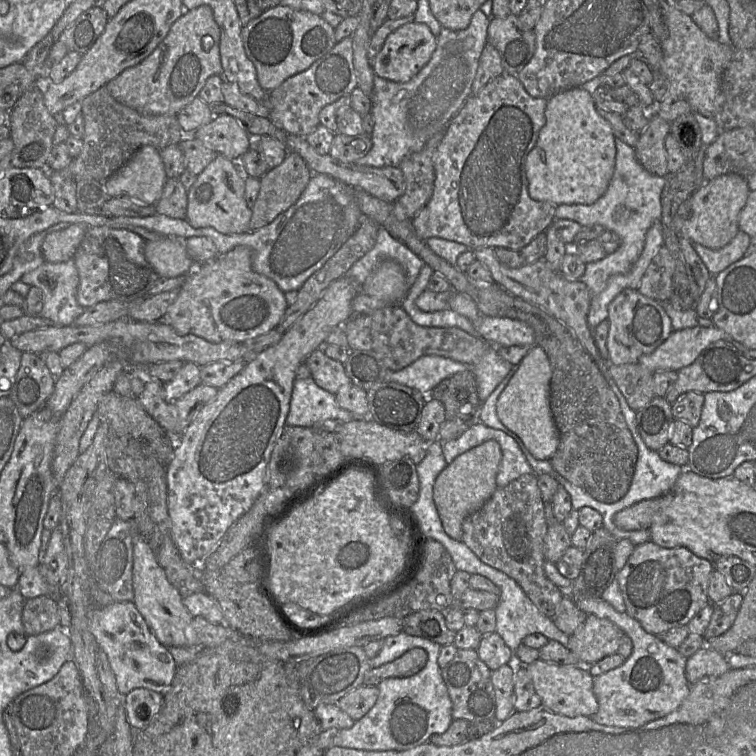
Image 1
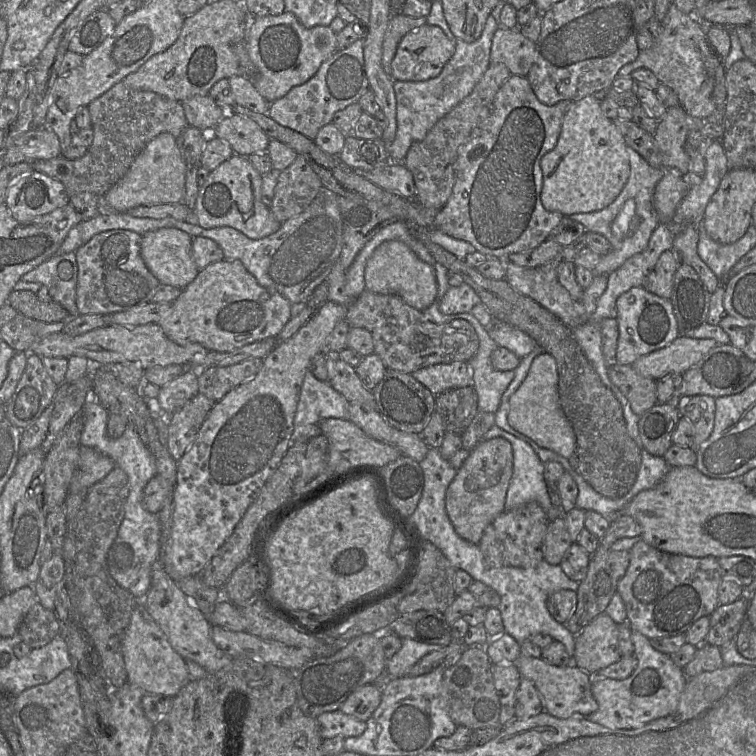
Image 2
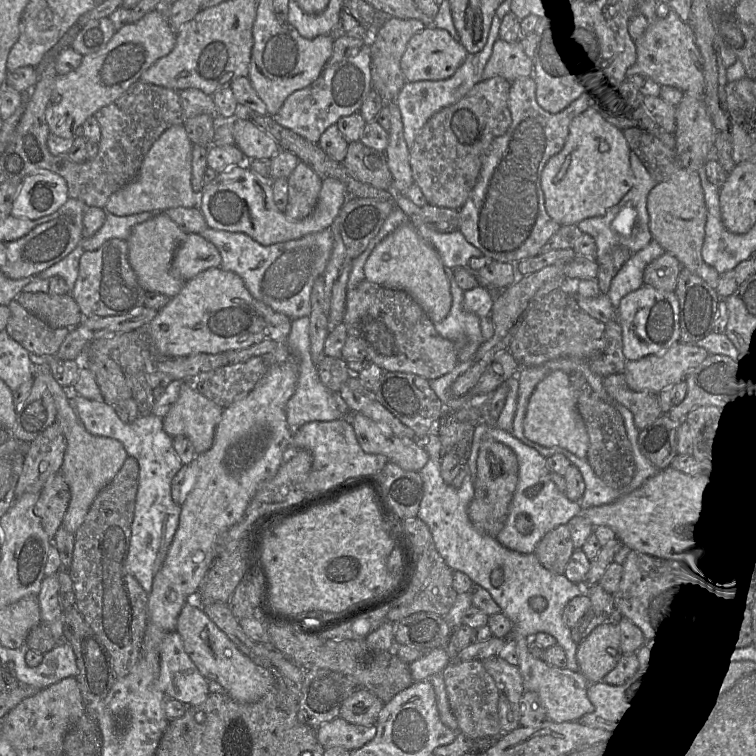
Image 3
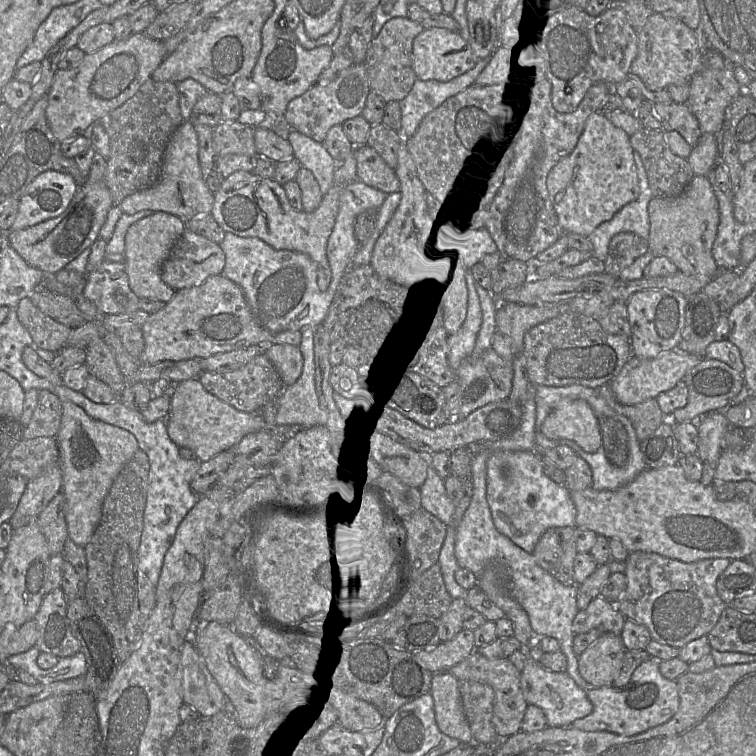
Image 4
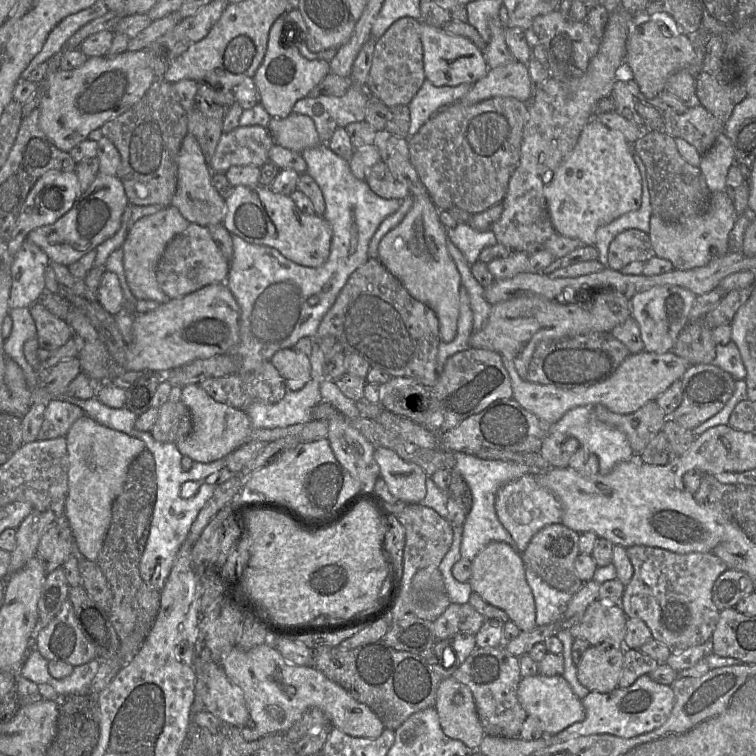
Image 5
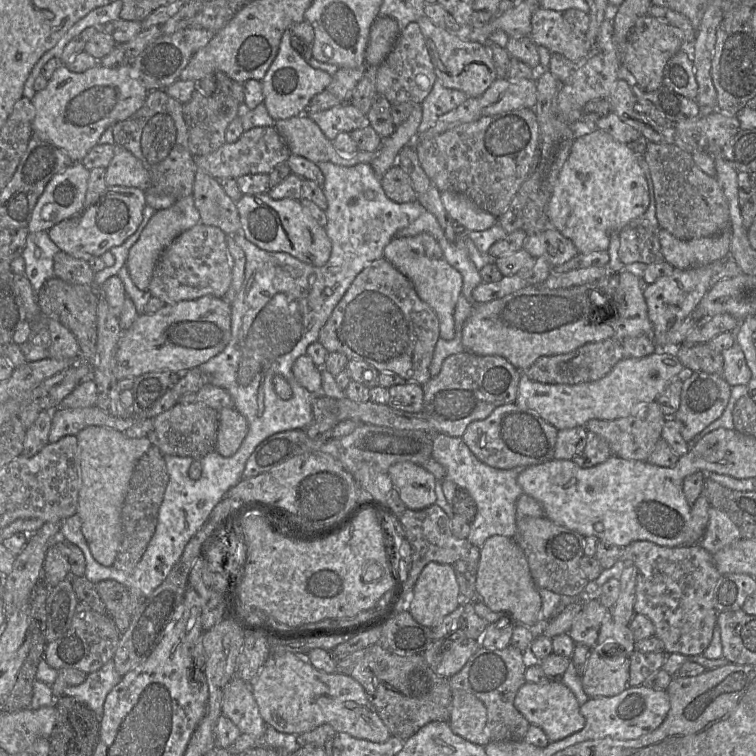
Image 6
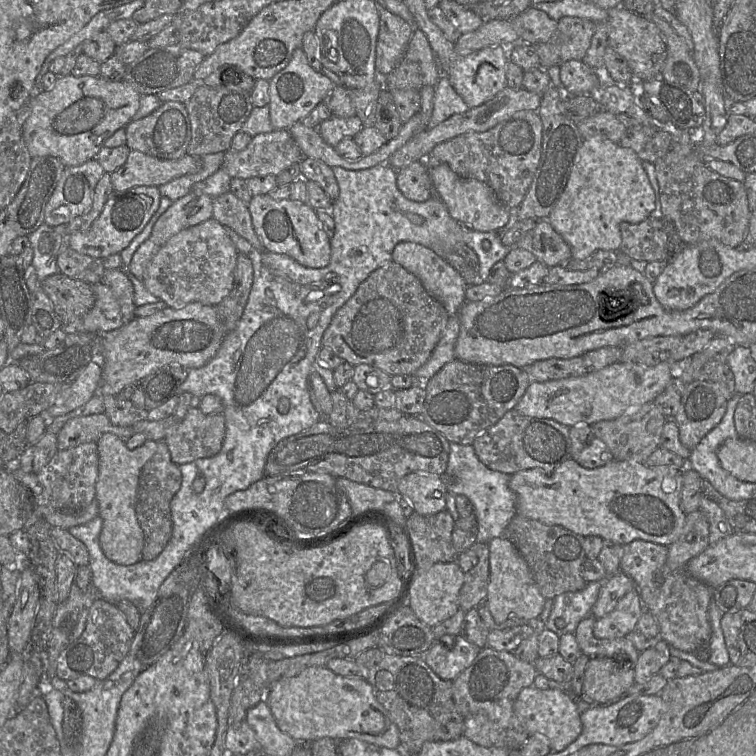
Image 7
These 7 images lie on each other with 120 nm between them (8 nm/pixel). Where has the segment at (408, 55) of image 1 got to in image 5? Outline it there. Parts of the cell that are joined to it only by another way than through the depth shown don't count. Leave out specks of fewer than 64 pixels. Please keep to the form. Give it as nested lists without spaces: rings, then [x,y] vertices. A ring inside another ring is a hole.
[[[421,22],[421,41],[426,80],[435,86],[475,84],[489,70],[483,51],[470,40],[446,33],[440,26]]]

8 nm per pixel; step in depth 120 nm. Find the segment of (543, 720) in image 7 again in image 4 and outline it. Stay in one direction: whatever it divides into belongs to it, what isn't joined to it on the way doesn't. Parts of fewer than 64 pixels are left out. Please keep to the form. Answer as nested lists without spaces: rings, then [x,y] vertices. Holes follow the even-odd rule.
[[[527,657],[525,667],[521,672],[521,690],[528,704],[541,708],[549,727],[571,725],[575,720],[593,711],[587,692],[580,688],[566,671],[550,671],[530,657]]]

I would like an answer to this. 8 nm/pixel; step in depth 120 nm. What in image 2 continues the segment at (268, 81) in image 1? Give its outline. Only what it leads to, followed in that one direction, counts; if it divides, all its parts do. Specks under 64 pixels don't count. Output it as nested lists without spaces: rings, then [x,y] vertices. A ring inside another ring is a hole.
[[[288,11],[276,16],[251,18],[247,27],[247,50],[256,69],[252,83],[269,103],[282,98],[293,87],[307,82],[337,49],[337,33],[330,26],[303,26]]]

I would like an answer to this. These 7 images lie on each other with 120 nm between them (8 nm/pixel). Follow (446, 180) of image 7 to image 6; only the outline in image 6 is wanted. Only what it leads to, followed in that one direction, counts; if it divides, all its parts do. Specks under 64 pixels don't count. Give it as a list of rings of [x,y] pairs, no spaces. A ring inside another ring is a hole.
[[[441,191],[443,205],[454,221],[468,231],[484,231],[498,223],[498,218],[479,208],[470,198],[451,191]]]

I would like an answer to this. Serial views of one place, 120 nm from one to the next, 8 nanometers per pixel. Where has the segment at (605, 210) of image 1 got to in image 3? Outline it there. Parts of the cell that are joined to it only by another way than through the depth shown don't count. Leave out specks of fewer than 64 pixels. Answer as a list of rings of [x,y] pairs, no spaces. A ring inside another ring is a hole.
[[[634,152],[629,154],[630,167],[634,175],[634,184],[628,193],[610,208],[605,215],[591,217],[580,221],[577,226],[585,234],[591,235],[597,246],[598,264],[603,257],[615,246],[625,246],[633,254],[645,248],[651,241],[652,235],[649,230],[649,215],[647,211],[647,197],[657,182],[648,173],[640,159]]]

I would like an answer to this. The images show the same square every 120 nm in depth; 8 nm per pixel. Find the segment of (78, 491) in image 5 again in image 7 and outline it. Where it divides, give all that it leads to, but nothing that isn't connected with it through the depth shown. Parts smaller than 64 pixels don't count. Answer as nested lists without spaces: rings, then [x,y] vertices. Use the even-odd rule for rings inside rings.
[[[104,433],[96,442],[98,450],[98,477],[96,481],[95,500],[98,503],[98,516],[102,519],[102,528],[99,535],[100,547],[111,562],[118,565],[133,565],[140,561],[144,547],[144,536],[139,522],[136,518],[135,503],[138,486],[138,478],[142,467],[155,454],[157,442],[146,440],[141,446],[130,450],[126,447],[125,442],[117,435]]]

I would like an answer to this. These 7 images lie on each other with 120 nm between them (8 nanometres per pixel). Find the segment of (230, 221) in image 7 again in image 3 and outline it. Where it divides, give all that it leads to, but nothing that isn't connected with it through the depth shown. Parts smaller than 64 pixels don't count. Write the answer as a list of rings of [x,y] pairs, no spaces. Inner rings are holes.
[[[174,125],[165,130],[145,156],[136,178],[113,193],[104,208],[115,216],[165,212],[171,208],[199,208],[199,195],[193,191],[192,178],[193,144],[184,125]]]

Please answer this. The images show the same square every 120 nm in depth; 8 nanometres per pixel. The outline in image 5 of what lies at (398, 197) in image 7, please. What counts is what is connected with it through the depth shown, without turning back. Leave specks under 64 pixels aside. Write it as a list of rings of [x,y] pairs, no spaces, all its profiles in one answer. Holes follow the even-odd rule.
[[[326,144],[307,148],[301,152],[307,164],[306,173],[318,184],[325,201],[323,217],[332,229],[330,254],[327,260],[333,266],[334,279],[328,279],[324,291],[330,288],[338,294],[350,275],[368,261],[368,246],[382,221],[395,213],[400,205],[399,199],[384,199],[376,195],[364,180],[355,178],[349,161],[332,152]]]

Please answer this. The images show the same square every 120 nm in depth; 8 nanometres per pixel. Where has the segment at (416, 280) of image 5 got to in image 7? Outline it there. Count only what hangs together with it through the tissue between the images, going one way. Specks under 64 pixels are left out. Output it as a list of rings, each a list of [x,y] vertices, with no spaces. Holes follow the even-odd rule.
[[[401,242],[392,251],[392,262],[414,275],[427,293],[444,306],[449,316],[457,314],[466,302],[465,291],[468,286],[465,280],[455,268],[431,249],[413,242]]]

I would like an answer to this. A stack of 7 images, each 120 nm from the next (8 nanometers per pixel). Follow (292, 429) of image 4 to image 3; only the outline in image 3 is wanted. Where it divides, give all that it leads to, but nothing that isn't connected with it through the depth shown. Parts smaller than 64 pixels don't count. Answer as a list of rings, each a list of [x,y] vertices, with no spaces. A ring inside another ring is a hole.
[[[184,382],[178,400],[162,418],[163,428],[172,438],[188,438],[201,454],[211,448],[222,412],[223,408],[199,393],[192,382]]]

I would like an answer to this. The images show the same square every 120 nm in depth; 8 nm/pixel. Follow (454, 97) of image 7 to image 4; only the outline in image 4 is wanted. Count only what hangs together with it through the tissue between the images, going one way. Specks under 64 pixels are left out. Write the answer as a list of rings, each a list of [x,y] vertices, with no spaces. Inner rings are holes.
[[[491,56],[479,59],[473,69],[448,82],[417,79],[409,94],[400,101],[402,112],[400,134],[403,138],[412,137],[423,119],[446,100],[473,86],[480,73],[489,64],[490,58]]]

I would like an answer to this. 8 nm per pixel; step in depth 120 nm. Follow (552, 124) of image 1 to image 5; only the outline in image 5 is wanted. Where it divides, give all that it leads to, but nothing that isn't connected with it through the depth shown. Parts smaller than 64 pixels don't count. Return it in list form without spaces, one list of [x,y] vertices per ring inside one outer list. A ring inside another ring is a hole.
[[[591,118],[574,149],[550,176],[544,195],[558,234],[578,239],[583,245],[595,245],[598,228],[640,208],[641,175],[633,160],[631,144],[619,132]]]

